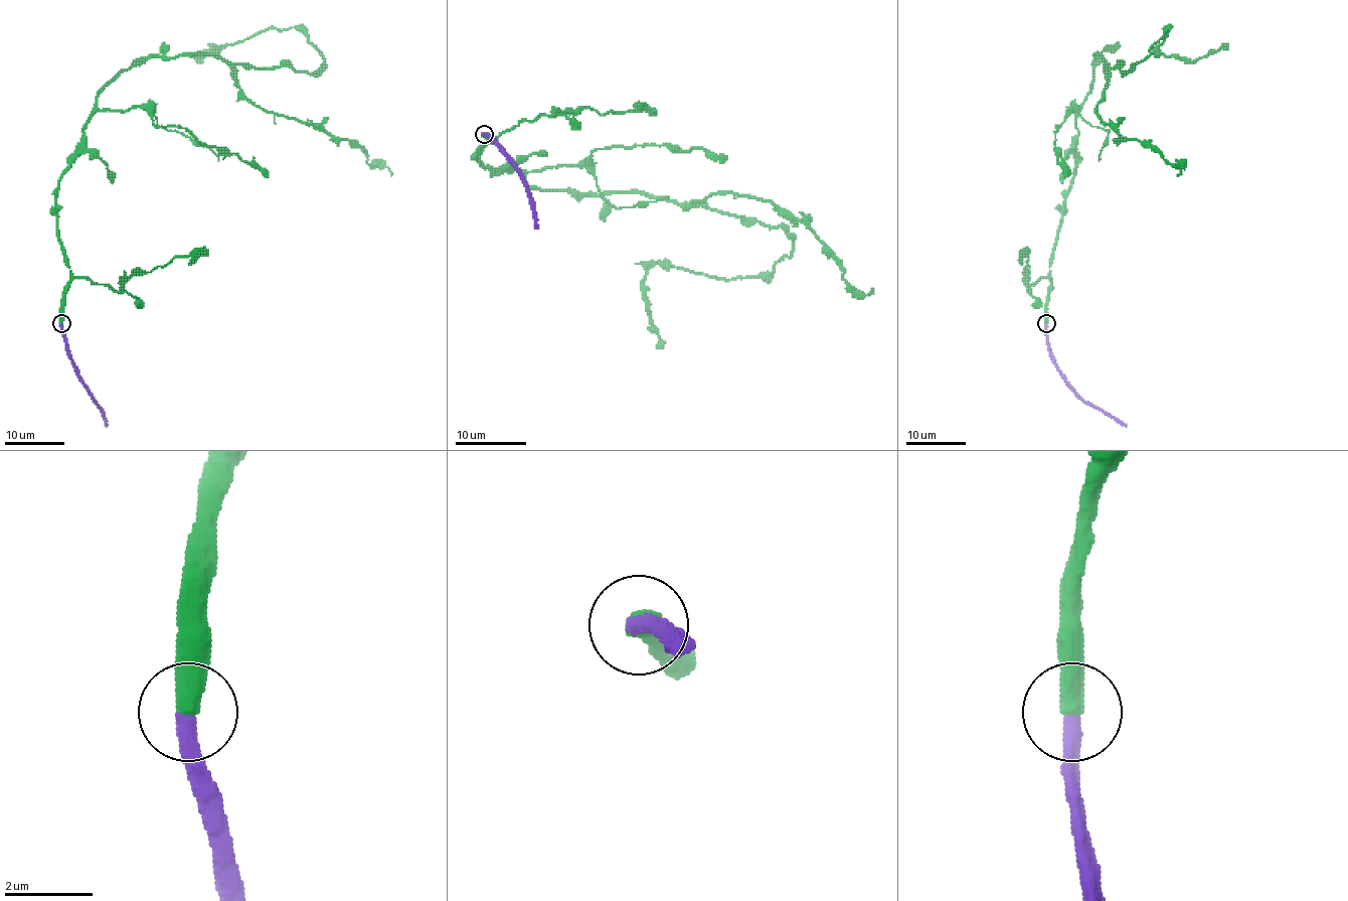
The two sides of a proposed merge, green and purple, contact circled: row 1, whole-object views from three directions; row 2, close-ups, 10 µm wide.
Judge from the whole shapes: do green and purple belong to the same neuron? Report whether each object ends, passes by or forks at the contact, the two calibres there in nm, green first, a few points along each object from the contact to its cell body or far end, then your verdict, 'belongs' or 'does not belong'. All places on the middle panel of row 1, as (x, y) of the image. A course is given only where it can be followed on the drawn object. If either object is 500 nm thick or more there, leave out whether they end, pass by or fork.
500/400 nm | green via (483, 135), (485, 166), (534, 185), (665, 196), (792, 241), (770, 274), (655, 264), (646, 311), (662, 348) | purple via (483, 135), (504, 154), (524, 180), (536, 229) | belongs

